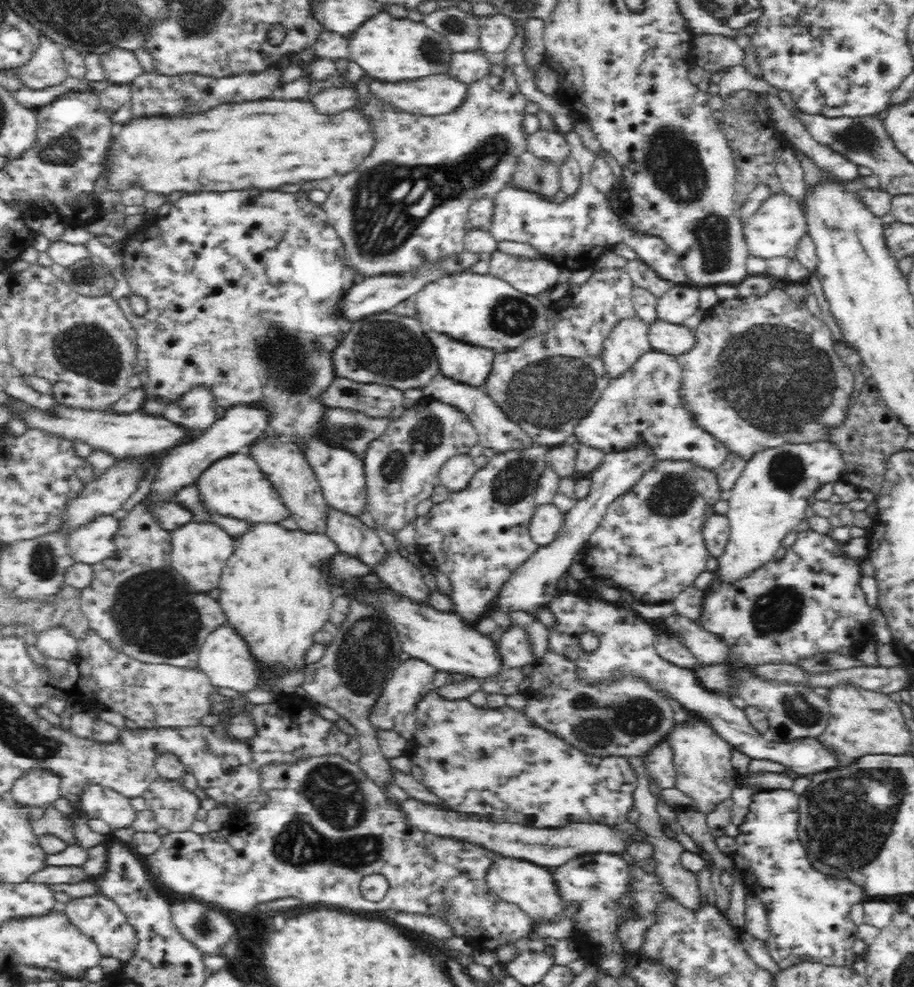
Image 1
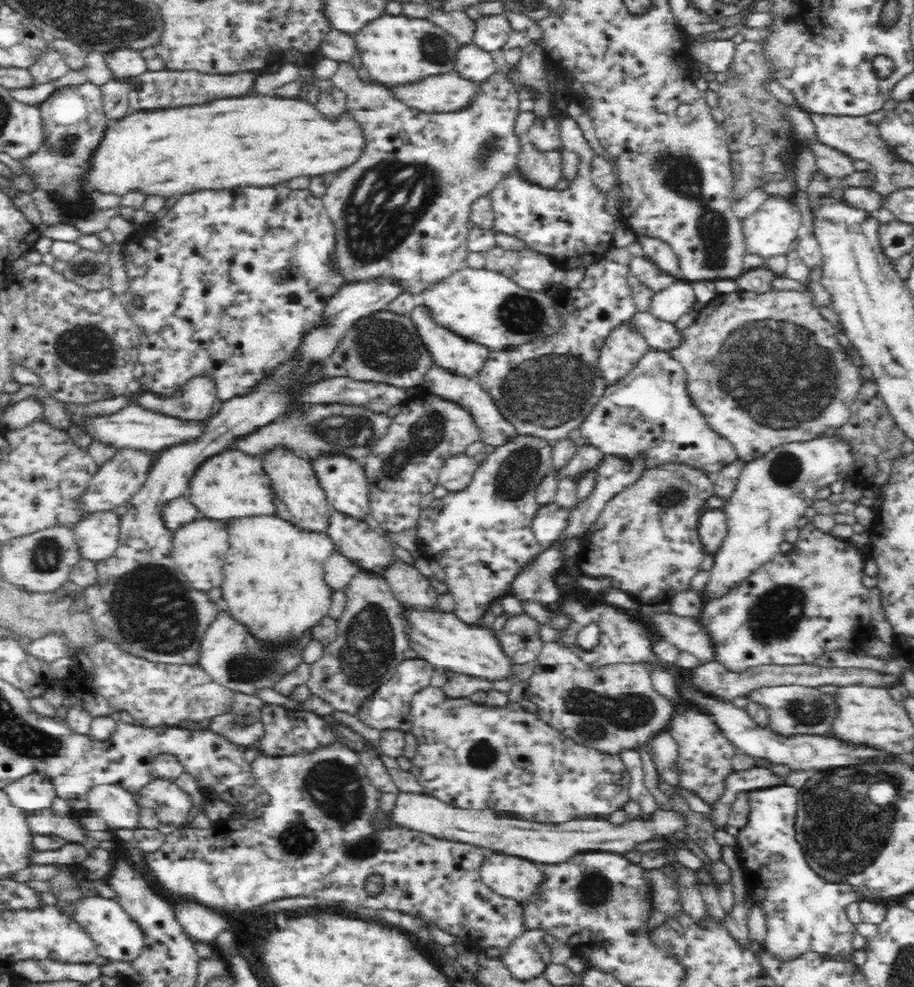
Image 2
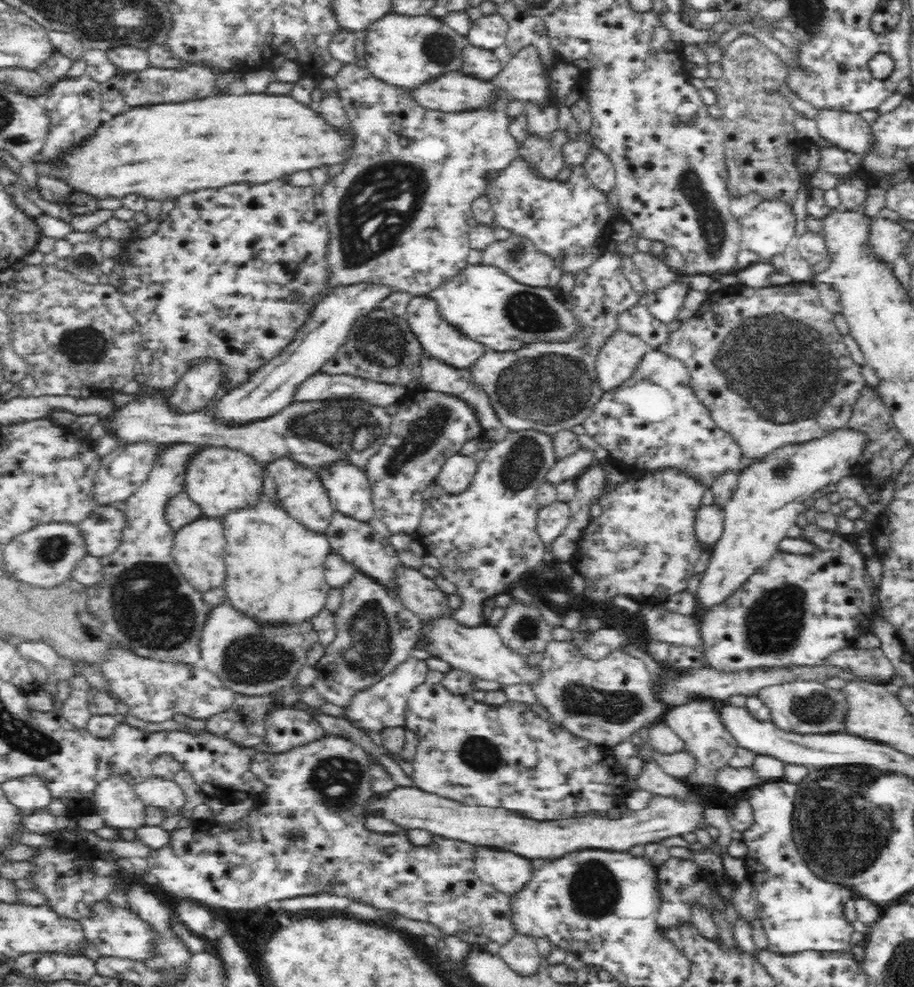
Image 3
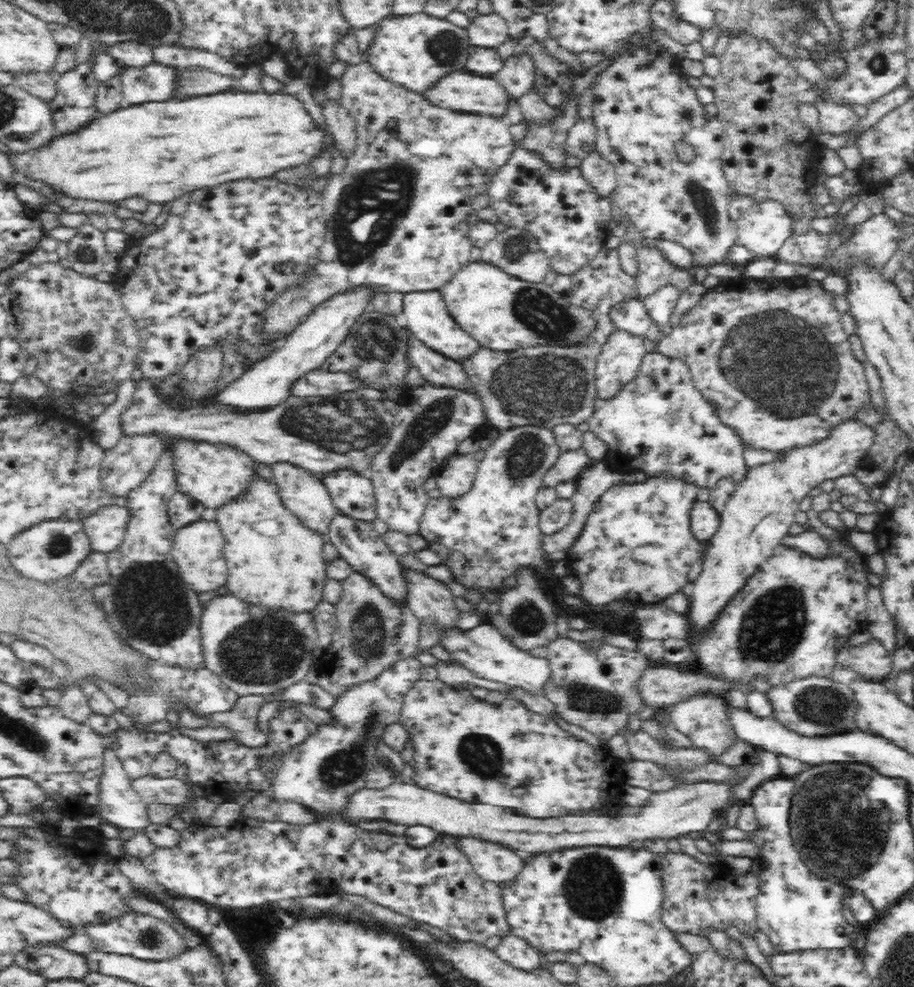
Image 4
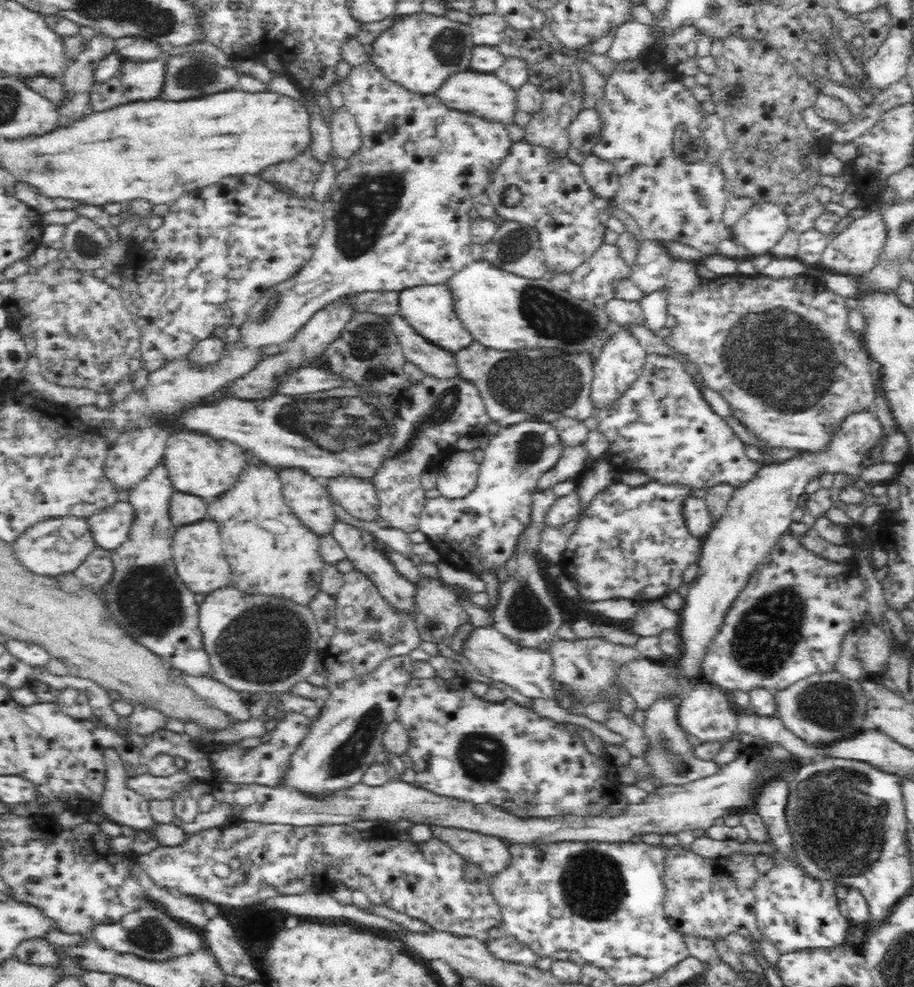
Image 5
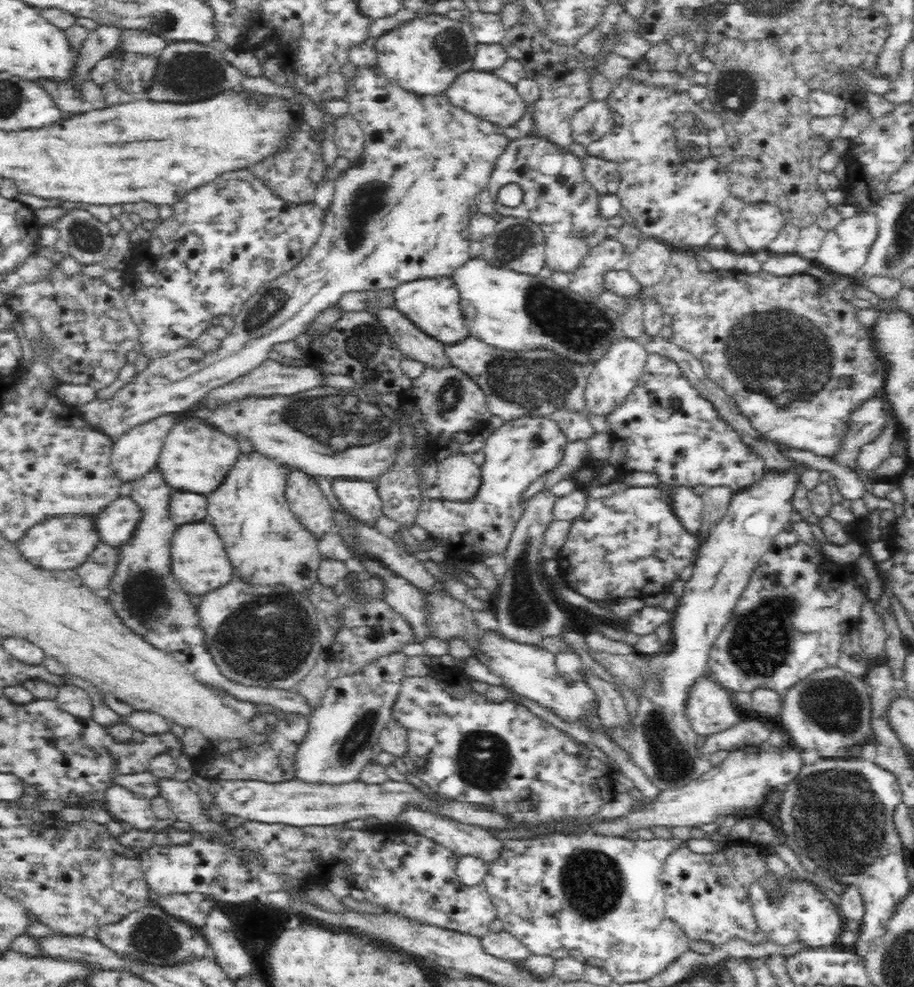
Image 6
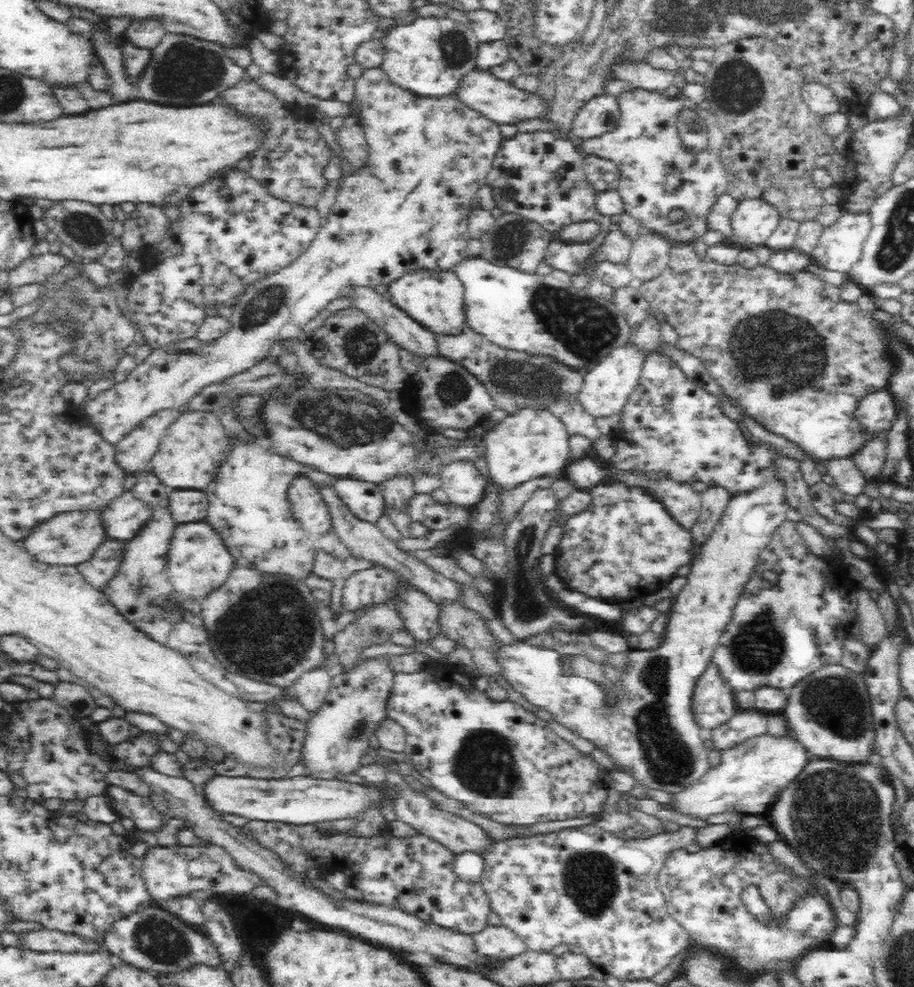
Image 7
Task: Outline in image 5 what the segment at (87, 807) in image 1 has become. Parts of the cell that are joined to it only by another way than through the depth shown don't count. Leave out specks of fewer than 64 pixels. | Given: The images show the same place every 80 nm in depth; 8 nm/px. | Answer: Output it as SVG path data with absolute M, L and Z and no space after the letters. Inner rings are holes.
M108 748L108 750L104 750L103 755L105 758L106 776L100 784L102 812L106 814L108 820L112 820L120 826L130 826L135 831L149 830L152 826L155 826L156 822L150 812L149 800L126 786L125 779L128 776L117 752L113 748Z

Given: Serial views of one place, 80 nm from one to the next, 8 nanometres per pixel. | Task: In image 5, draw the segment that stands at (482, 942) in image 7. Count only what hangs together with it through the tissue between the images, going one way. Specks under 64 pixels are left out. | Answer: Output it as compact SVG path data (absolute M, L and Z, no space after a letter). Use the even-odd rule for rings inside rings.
M508 934L502 935L500 938L486 939L485 945L495 957L505 961L533 966L538 958L537 954L527 944Z

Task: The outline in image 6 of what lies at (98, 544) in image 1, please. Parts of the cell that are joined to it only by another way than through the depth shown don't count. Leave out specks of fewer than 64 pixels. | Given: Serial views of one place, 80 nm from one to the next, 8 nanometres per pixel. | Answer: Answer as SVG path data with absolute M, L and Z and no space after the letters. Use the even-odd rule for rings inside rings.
M125 490L120 497L105 506L95 517L101 542L121 546L130 540L144 516L138 501Z

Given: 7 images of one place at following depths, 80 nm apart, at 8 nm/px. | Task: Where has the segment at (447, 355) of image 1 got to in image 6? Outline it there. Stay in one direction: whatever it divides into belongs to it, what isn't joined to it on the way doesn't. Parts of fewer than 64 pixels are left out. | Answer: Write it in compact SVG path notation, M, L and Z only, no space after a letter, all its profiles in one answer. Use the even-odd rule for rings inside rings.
M453 275L438 278L413 279L402 282L393 289L394 306L404 313L408 319L416 323L422 331L434 336L443 343L458 342L469 335L463 309L460 306L460 290Z

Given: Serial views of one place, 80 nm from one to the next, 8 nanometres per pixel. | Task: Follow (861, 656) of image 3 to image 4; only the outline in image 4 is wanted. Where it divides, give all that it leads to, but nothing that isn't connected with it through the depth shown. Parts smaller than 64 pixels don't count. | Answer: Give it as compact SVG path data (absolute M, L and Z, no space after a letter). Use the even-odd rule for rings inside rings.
M878 638L864 642L864 646L844 648L837 657L842 667L852 669L859 678L882 682L892 676L892 653L883 646Z

